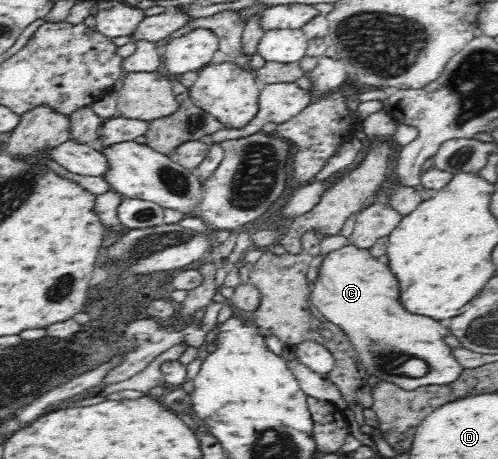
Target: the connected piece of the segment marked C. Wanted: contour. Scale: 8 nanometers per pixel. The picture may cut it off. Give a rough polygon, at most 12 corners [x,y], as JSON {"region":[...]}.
{"region":[[369,249],[326,253],[311,291],[365,370],[414,390],[464,370],[445,322],[408,314]]}

